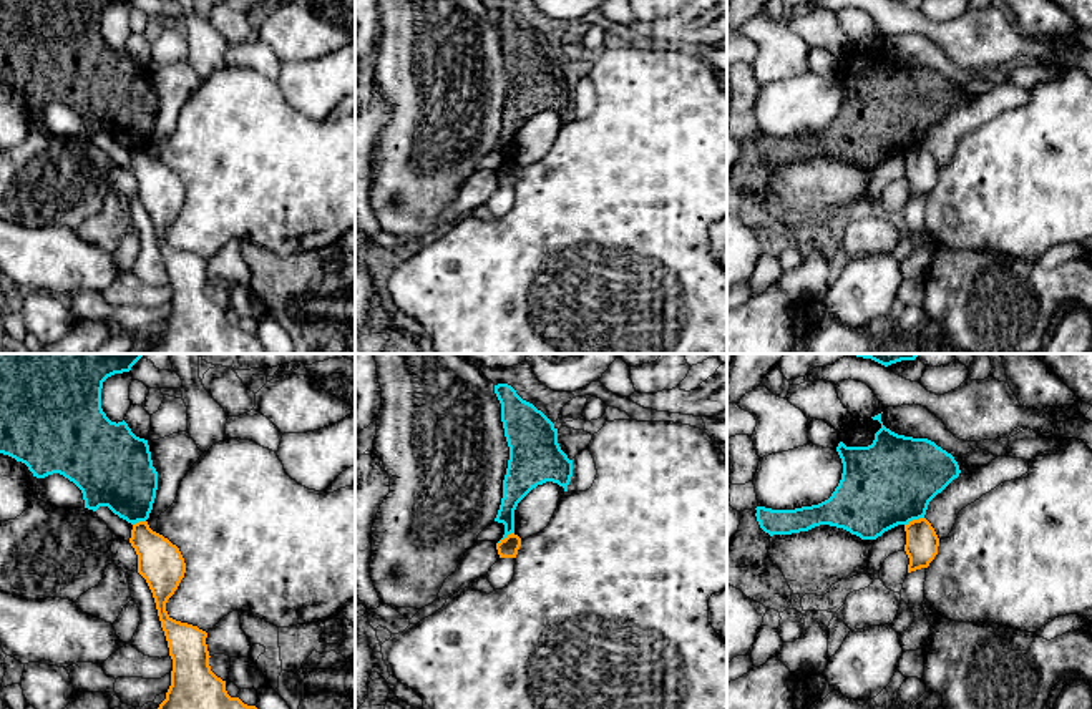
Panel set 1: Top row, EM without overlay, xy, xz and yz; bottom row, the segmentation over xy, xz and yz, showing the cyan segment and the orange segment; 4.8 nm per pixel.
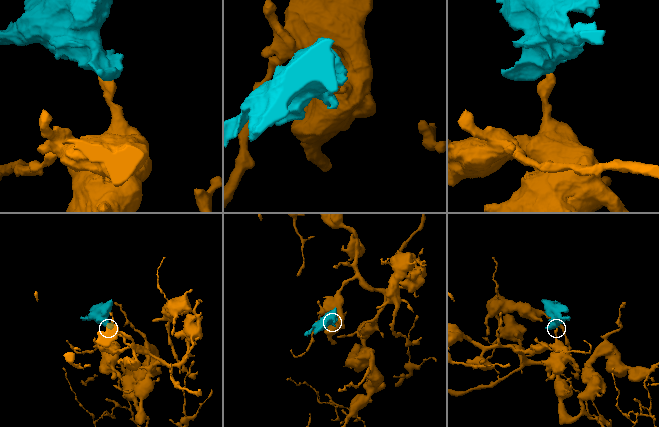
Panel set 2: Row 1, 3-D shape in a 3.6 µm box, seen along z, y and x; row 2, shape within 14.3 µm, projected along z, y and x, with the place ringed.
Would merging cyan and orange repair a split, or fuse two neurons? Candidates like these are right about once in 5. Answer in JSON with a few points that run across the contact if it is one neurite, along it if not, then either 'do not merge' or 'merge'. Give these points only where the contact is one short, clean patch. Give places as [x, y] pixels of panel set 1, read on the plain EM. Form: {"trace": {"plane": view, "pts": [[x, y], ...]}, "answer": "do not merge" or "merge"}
{"trace": {"plane": "yz", "pts": [[923, 145], [913, 146], [905, 153]]}, "answer": "do not merge"}

